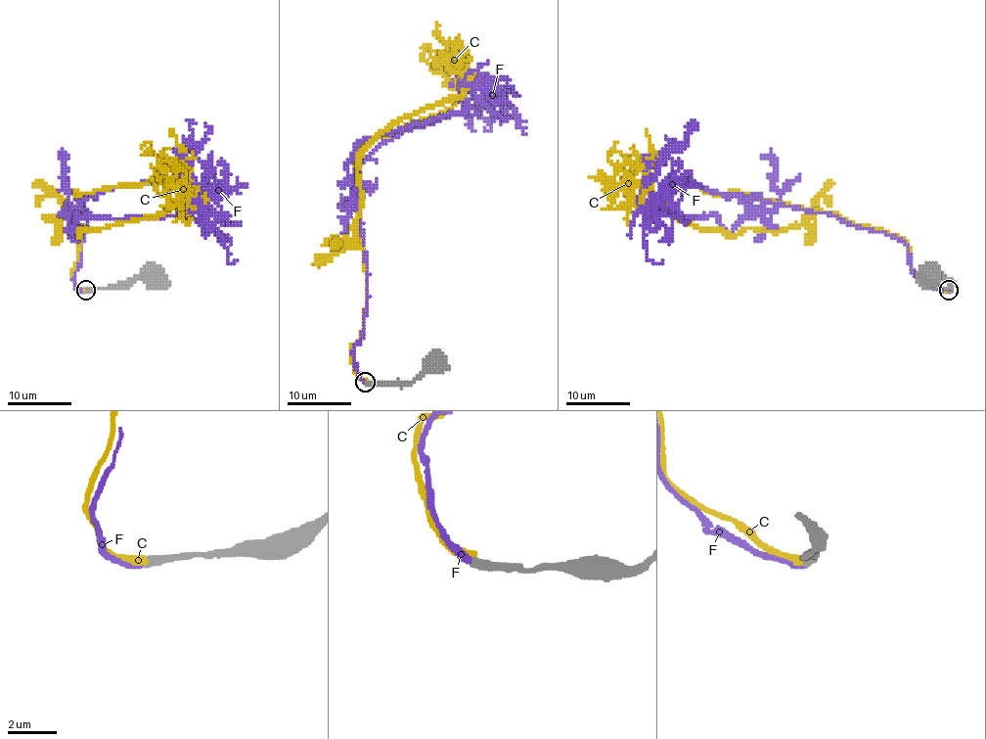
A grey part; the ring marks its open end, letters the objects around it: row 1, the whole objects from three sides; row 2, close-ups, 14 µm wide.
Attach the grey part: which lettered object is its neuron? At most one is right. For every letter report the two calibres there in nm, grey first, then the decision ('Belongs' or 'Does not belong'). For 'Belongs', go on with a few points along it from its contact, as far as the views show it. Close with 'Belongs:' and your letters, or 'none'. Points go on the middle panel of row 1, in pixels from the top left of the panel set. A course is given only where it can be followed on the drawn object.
C: Thickness 360 nm (grey) against 360 nm. Does not belong
F: Thickness 380 nm (grey) against 240 nm. Belongs. Its course: (365, 383), (352, 355), (365, 281), (348, 160), (362, 141), (458, 114), (466, 104), (460, 78), (473, 131)
Belongs: F

